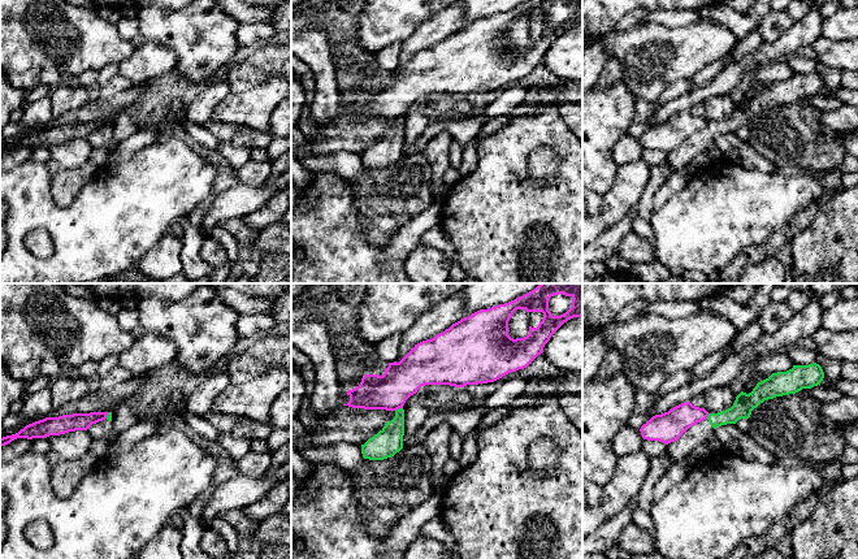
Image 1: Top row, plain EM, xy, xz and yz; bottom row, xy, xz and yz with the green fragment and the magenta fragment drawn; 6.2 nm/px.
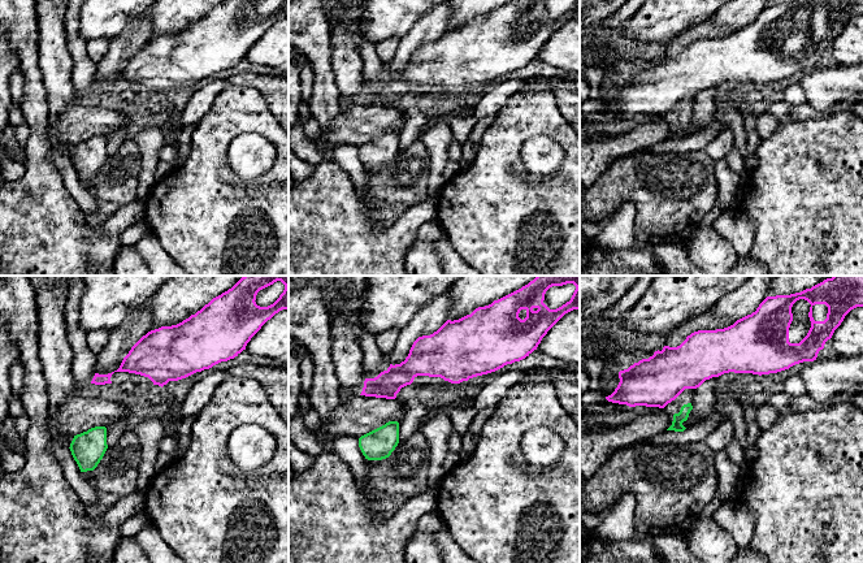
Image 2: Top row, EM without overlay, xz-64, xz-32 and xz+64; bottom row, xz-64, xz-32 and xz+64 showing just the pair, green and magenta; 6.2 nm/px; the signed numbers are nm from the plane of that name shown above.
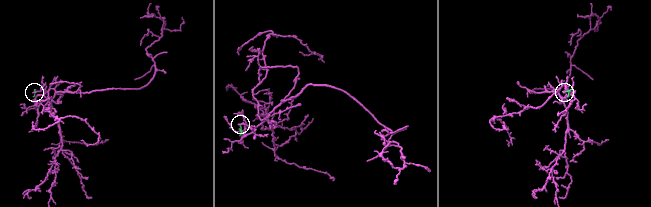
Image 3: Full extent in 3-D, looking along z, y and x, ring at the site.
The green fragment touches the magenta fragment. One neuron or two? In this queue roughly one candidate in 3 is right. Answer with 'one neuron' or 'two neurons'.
two neurons

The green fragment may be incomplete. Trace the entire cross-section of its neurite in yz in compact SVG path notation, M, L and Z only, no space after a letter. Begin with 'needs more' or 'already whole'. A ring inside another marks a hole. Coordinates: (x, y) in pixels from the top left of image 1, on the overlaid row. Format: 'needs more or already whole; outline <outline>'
already whole; outline M816 363L793 365L786 372L772 373L768 378L758 382L751 393L741 391L731 408L718 413L708 413L707 420L714 429L727 424L736 424L741 419L749 419L751 411L764 400L796 394L802 389L811 389L820 385L823 378L824 372Z

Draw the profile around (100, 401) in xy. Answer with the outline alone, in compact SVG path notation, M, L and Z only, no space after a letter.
M144 374L133 376L125 384L117 385L108 391L99 390L87 393L84 396L72 400L60 410L52 408L46 417L58 417L73 413L110 412L110 408L114 404L134 395L143 380Z

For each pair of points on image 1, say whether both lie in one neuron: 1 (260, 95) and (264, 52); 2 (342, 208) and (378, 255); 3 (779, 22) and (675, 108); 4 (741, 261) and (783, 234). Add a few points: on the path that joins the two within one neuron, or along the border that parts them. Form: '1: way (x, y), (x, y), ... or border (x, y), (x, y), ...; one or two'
1: border (277, 73), (271, 74), (252, 89), (232, 92); two
2: way (342, 221), (342, 226), (365, 250); one
3: border (792, 26), (775, 40), (765, 42); two
4: way (752, 255), (772, 245); one

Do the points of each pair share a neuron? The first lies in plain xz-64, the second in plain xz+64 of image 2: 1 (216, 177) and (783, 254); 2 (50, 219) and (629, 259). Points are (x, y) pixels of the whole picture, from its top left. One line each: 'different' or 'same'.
1: same
2: same

